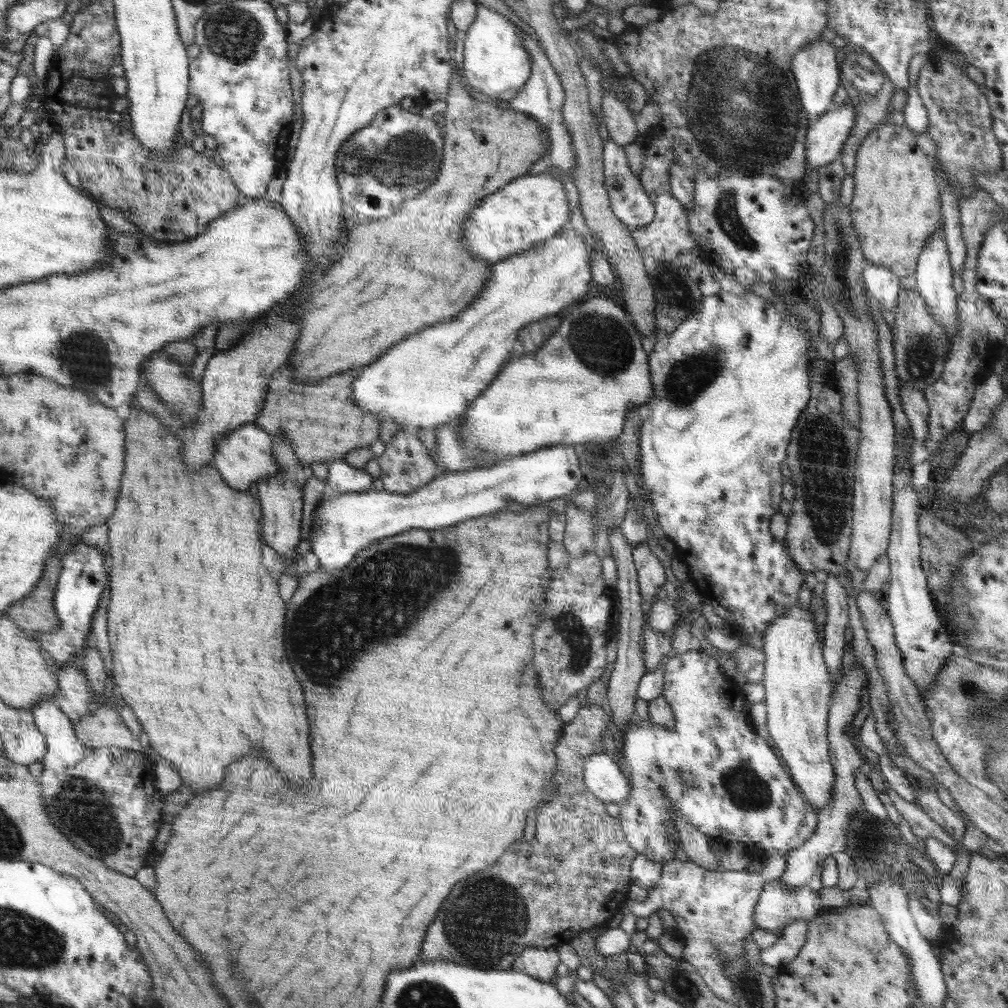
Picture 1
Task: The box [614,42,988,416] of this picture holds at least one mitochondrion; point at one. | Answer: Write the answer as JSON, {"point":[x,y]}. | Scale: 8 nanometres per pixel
{"point":[687,379]}

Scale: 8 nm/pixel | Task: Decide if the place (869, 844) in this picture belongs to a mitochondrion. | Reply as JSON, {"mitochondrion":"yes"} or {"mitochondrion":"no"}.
{"mitochondrion":"yes"}

